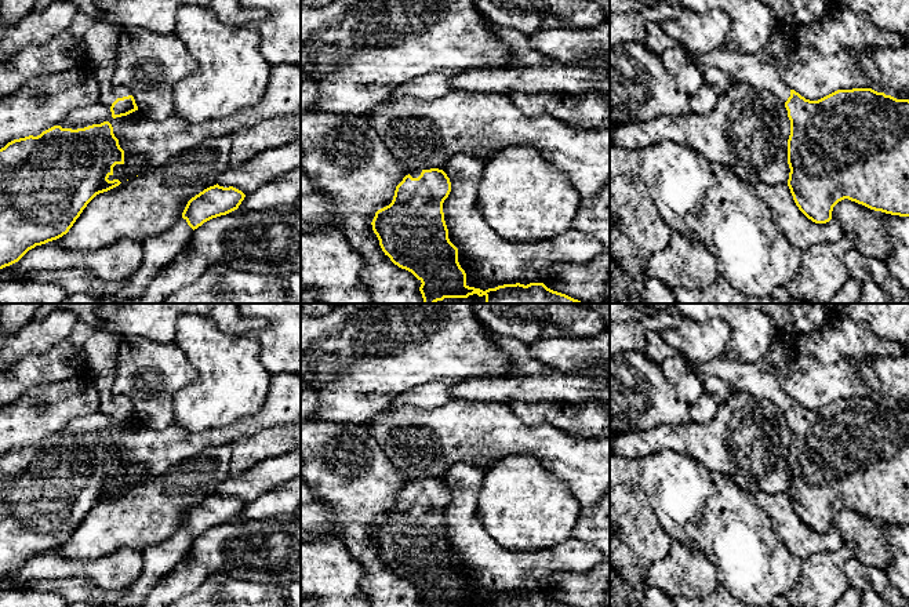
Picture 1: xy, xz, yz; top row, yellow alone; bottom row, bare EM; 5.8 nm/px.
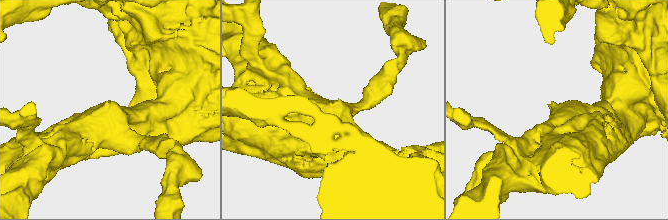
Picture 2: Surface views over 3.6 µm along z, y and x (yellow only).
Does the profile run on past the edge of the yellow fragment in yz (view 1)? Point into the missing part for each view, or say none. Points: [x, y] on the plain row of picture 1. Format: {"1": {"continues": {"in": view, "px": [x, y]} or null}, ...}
{"1": {"continues": {"in": "yz", "px": [756, 378]}}}

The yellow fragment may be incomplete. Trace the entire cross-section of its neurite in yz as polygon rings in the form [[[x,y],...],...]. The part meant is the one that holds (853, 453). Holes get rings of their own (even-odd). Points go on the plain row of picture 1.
[[[778,332],[777,338],[768,346],[766,356],[755,363],[731,360],[726,355],[719,356],[717,359],[706,361],[703,364],[691,364],[688,360],[686,360],[686,363],[702,378],[709,375],[717,377],[728,382],[735,392],[745,392],[756,399],[767,399],[785,412],[785,417],[788,419],[788,426],[790,429],[790,444],[788,448],[788,473],[790,481],[789,481],[788,495],[790,498],[796,515],[808,528],[811,528],[815,533],[829,531],[832,528],[833,516],[844,508],[862,513],[875,520],[881,520],[886,523],[899,524],[899,526],[909,526],[909,408],[897,408],[891,404],[886,404],[884,401],[877,401],[872,397],[837,399],[818,410],[806,408],[785,392],[779,378],[772,372],[774,367],[783,367],[788,363],[789,353],[792,348],[797,344],[797,338],[799,337],[796,335]]]

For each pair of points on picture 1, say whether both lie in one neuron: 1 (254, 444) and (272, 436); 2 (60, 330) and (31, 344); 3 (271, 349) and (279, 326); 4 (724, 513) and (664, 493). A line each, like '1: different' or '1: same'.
1: same
2: same
3: same
4: same

